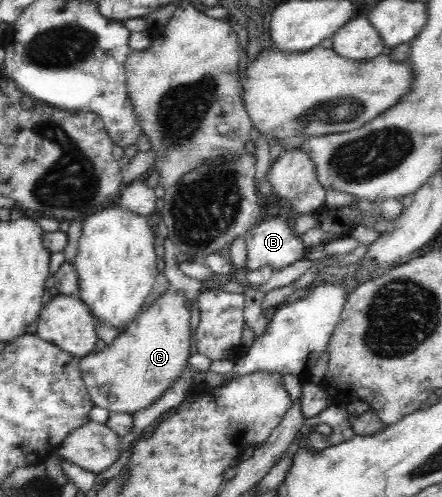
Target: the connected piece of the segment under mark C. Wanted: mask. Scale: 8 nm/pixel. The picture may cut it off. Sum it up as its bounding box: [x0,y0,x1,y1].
[79,291,190,415]

